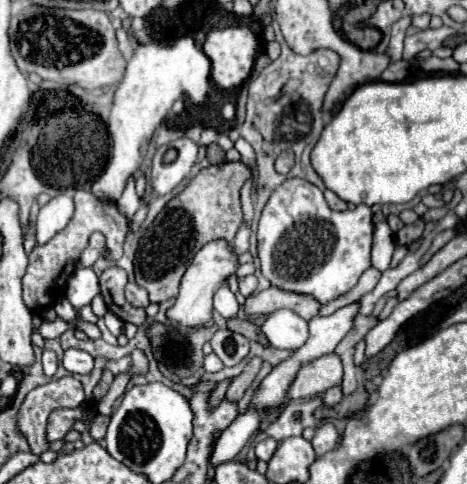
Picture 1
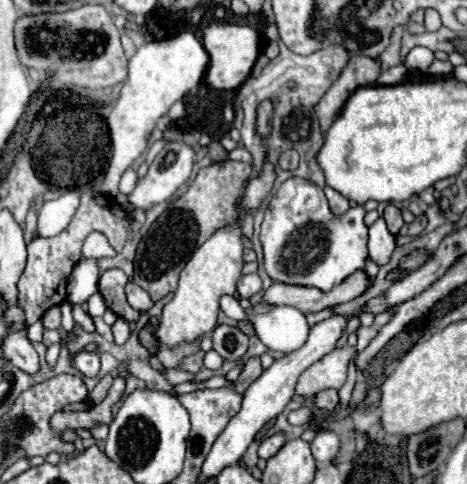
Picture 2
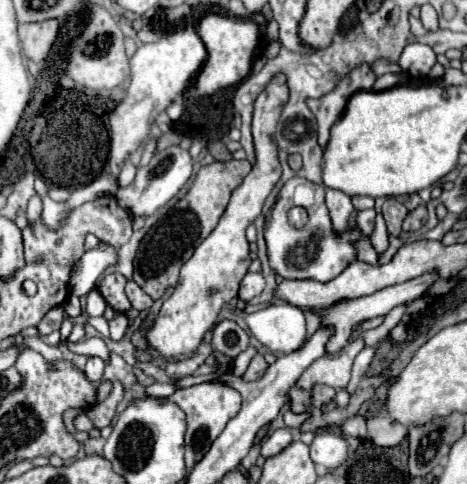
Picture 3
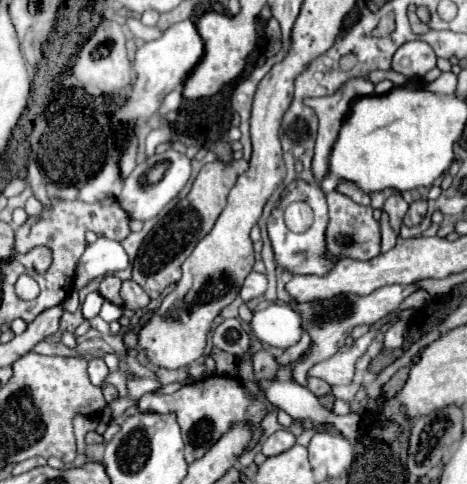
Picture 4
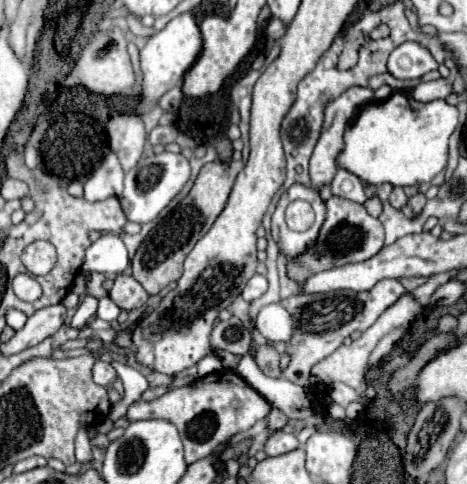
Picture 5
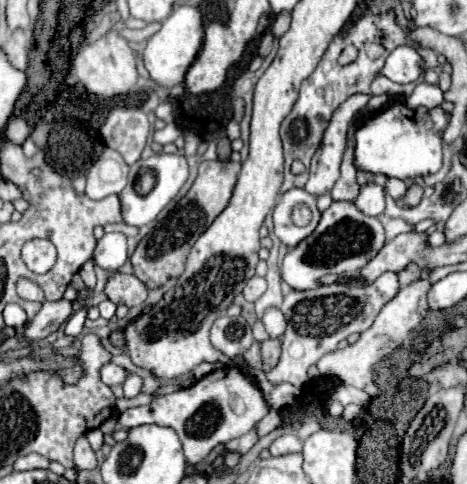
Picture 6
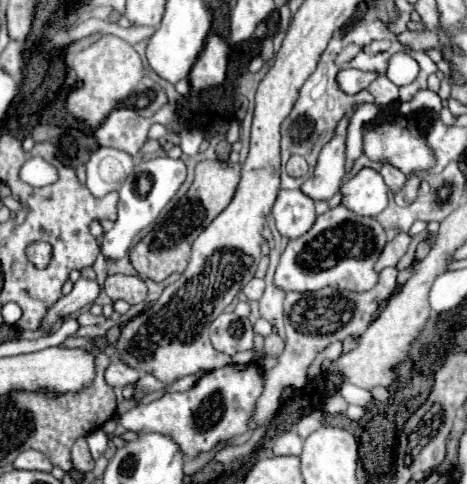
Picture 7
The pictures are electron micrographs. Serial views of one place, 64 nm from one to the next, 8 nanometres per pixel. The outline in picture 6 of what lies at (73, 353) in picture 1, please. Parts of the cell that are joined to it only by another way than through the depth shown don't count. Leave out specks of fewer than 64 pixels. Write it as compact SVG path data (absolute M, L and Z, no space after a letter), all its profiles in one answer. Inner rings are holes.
M106 364L106 366L100 370L100 376L102 376L104 384L116 386L116 384L124 384L124 380L126 380L126 376L128 376L128 370L122 368L122 366L116 366L116 364Z

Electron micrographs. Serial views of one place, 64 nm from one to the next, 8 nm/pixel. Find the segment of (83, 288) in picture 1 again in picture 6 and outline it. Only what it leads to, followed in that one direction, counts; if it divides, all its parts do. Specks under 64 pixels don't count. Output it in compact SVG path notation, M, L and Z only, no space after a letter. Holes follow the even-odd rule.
M104 234L98 240L94 262L106 270L118 270L128 260L126 238L114 238L114 234Z

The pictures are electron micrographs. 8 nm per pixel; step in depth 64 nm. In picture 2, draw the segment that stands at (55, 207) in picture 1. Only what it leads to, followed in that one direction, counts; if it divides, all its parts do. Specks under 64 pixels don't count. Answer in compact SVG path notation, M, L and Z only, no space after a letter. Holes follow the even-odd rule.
M68 192L56 200L46 200L38 212L38 234L40 236L60 234L72 220L78 204L80 204L78 192Z

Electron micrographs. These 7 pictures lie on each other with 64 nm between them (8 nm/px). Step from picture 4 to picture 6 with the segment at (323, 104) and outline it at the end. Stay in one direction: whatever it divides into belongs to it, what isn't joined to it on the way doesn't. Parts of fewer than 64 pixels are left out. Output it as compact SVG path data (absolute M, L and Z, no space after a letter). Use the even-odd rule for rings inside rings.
M354 94L350 96L332 116L332 122L324 134L324 140L312 158L310 166L310 180L306 182L304 190L312 196L330 194L336 180L340 178L340 162L346 150L346 132L354 122L358 110L368 104L370 96Z

